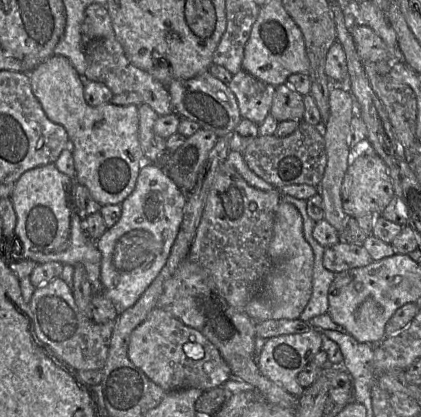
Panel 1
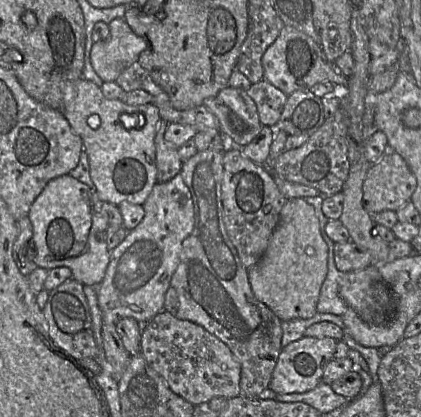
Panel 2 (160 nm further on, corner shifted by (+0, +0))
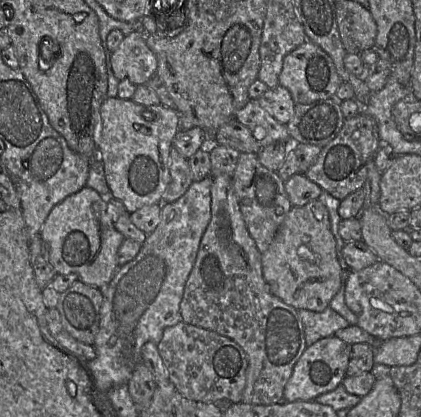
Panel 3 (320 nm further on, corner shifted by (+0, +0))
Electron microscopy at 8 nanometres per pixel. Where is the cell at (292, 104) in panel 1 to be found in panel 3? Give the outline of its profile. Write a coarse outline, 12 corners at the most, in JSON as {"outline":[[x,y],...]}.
{"outline":[[333,97],[296,104],[286,124],[291,139],[319,147],[345,121]]}

